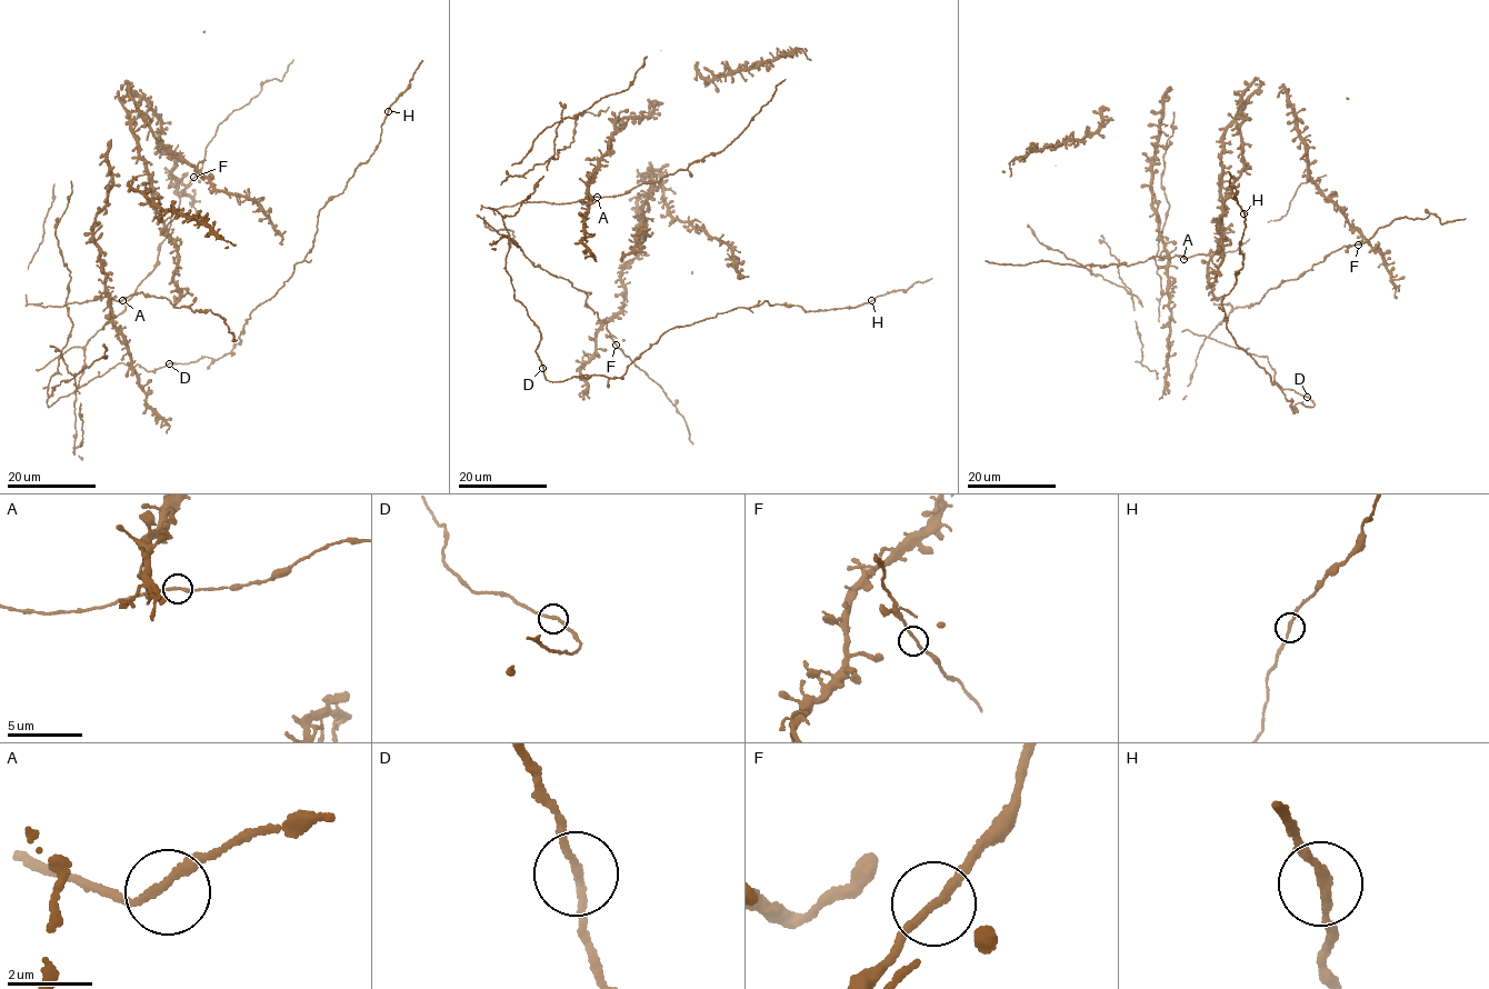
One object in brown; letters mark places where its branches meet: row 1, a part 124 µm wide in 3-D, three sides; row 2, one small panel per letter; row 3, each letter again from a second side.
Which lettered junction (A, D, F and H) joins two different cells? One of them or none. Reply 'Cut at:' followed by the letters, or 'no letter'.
Cut at: no letter

